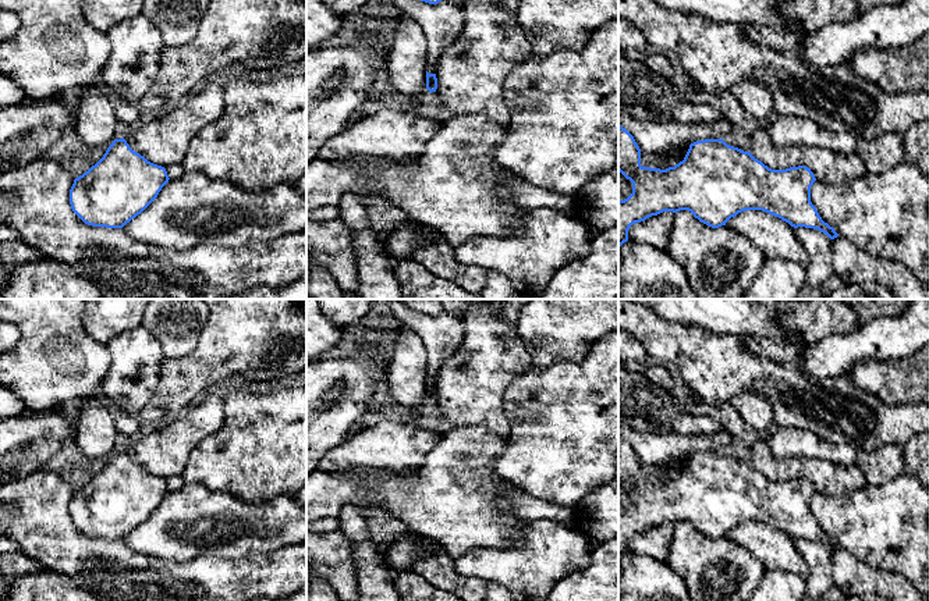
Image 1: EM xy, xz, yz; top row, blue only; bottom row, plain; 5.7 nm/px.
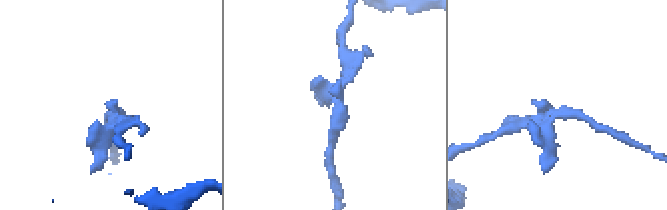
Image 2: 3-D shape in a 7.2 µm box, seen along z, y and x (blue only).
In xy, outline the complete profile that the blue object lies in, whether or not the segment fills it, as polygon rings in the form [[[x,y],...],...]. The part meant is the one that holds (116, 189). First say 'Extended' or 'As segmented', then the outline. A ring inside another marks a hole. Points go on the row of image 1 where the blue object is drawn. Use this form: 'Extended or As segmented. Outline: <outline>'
As segmented. Outline: [[[124,138],[114,139],[103,157],[74,179],[70,189],[70,205],[88,225],[123,228],[157,198],[169,179],[164,167],[153,164],[134,152]]]

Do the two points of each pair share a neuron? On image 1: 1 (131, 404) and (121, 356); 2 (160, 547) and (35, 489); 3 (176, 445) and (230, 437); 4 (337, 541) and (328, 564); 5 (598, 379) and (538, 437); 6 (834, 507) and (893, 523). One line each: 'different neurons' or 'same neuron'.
1: same neuron
2: different neurons
3: different neurons
4: same neuron
5: same neuron
6: same neuron

